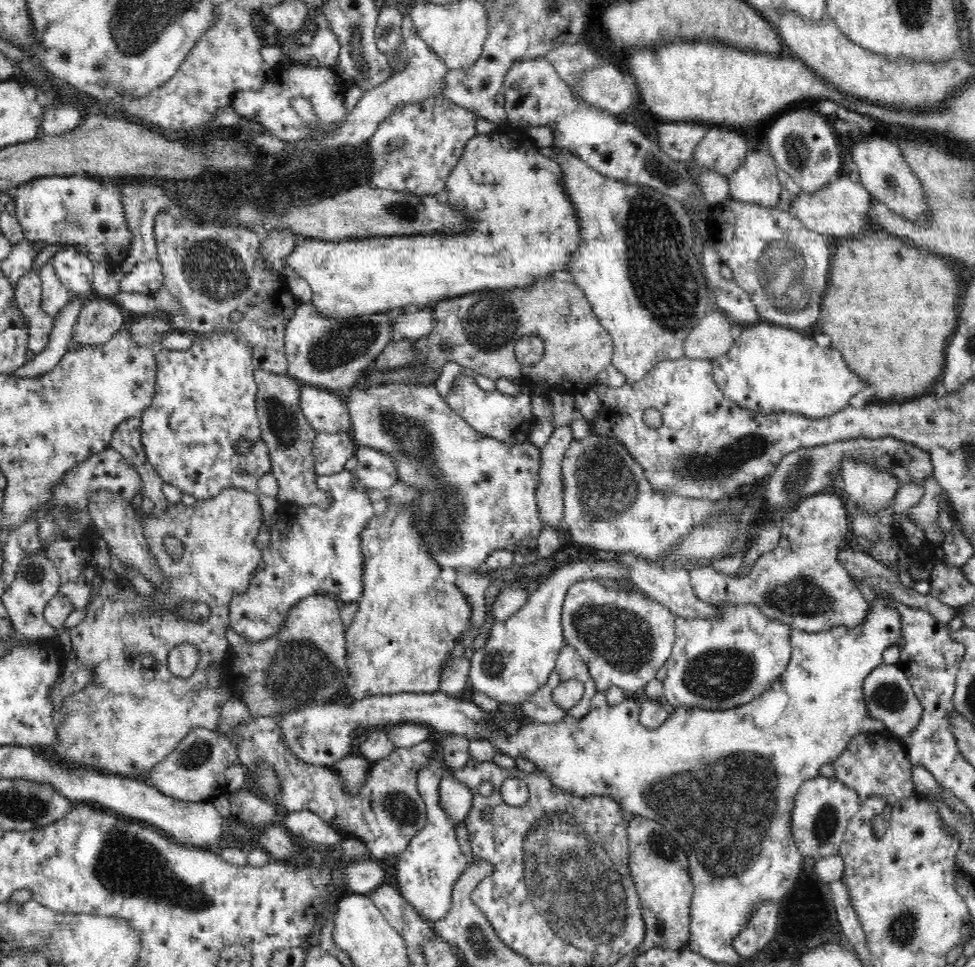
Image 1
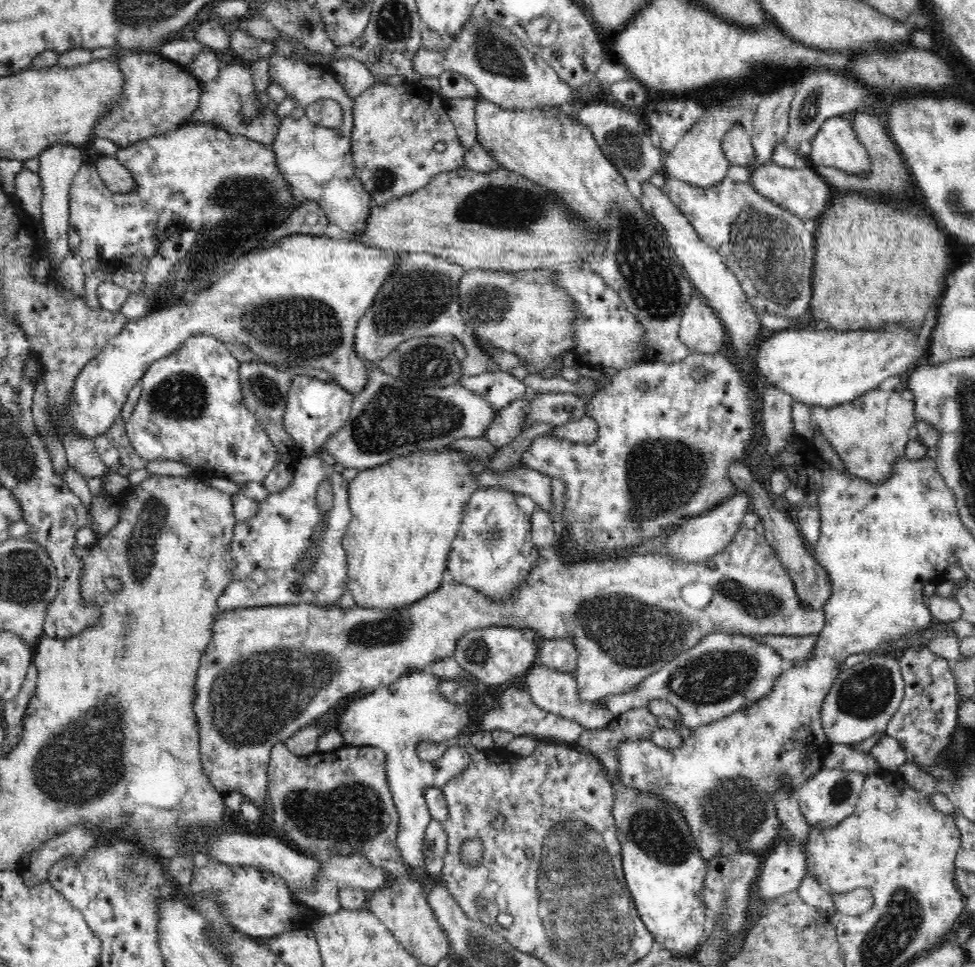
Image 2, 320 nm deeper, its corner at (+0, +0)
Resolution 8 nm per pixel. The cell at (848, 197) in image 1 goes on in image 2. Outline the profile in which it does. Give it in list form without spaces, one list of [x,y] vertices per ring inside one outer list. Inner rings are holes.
[[[772,162],[758,165],[751,174],[749,183],[764,198],[774,202],[784,210],[800,217],[808,224],[830,206],[831,193],[829,184],[815,171],[813,166],[803,169],[778,166]]]

